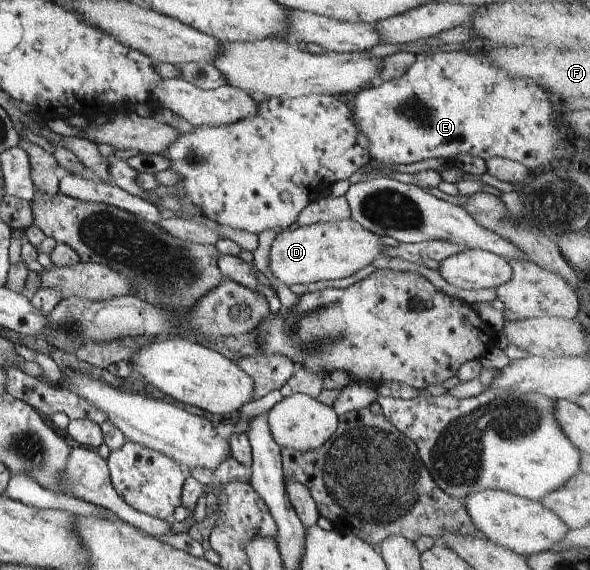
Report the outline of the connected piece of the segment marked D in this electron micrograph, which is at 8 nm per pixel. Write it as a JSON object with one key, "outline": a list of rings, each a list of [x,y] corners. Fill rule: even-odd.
{"outline":[[[351,217],[338,221],[318,222],[290,231],[284,230],[274,239],[270,249],[270,269],[289,287],[294,283],[310,286],[321,279],[350,277],[384,254],[380,236],[364,229]]]}

